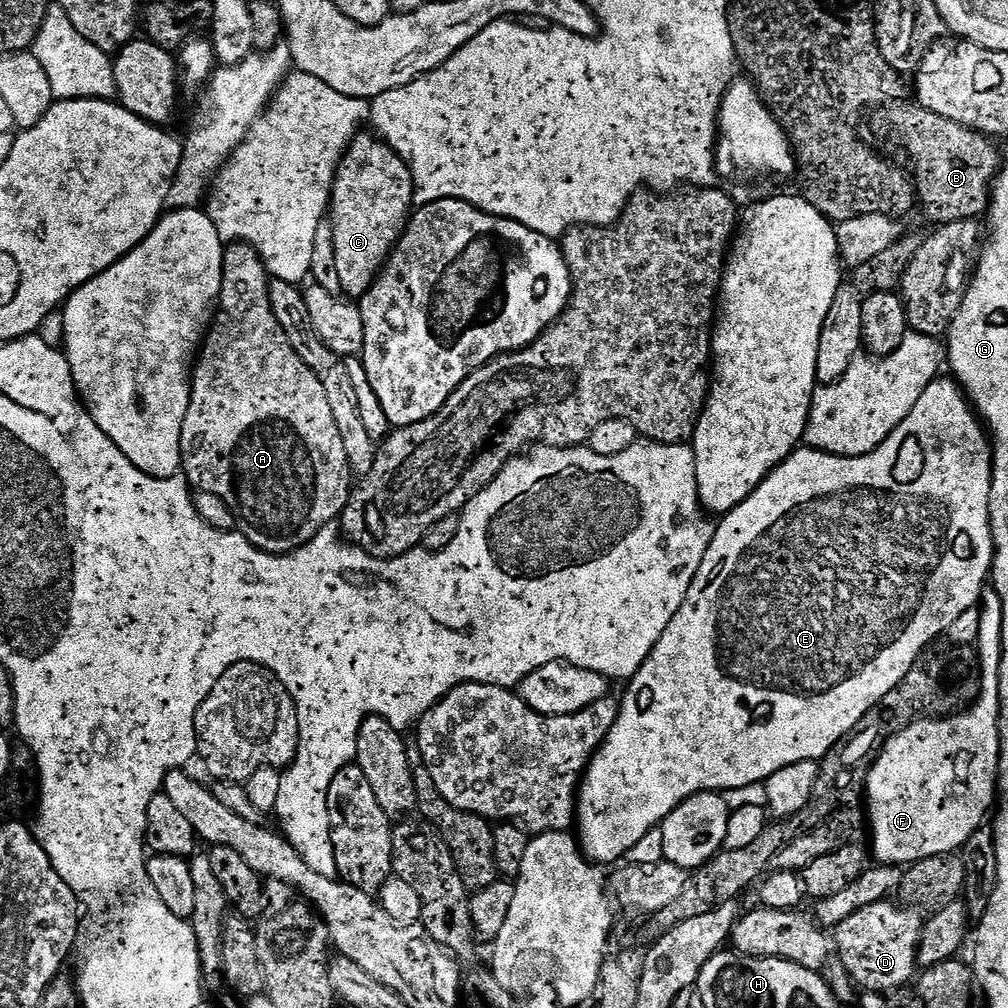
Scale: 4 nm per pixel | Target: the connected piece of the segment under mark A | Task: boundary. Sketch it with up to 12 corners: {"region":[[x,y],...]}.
{"region":[[254,246],[222,258],[180,463],[255,548],[352,493]]}

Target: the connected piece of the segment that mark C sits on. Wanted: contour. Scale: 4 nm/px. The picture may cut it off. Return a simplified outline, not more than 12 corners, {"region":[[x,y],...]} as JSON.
{"region":[[364,130],[333,178],[338,282],[359,298],[408,227],[411,167]]}

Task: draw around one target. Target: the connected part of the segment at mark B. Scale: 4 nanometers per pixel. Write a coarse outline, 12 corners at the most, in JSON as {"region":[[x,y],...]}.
{"region":[[919,103],[884,120],[936,226],[983,217],[1002,167],[983,132]]}

